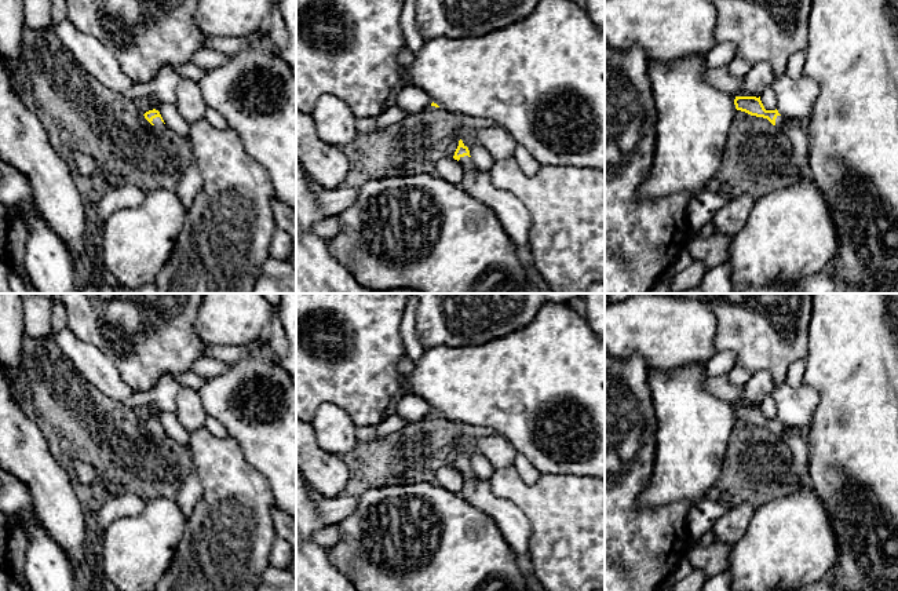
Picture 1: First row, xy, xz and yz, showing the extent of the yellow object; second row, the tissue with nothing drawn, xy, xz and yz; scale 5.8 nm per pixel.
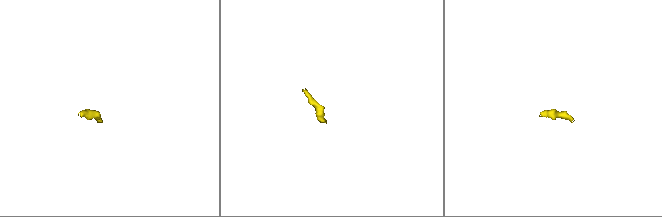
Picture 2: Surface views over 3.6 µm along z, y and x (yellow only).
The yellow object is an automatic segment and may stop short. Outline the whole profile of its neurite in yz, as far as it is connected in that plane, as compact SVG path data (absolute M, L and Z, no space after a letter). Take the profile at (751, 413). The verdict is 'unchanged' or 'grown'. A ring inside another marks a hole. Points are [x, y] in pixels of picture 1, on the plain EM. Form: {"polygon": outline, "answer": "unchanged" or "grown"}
{"polygon": "M735 405L734 413L737 419L745 420L751 424L767 427L773 434L780 438L784 437L785 426L778 422L778 419L766 419L760 405Z", "answer": "grown"}

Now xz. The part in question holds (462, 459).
{"polygon": "M461 448L459 449L459 455L457 455L456 460L455 460L453 467L457 468L461 474L464 474L464 475L467 475L470 478L475 477L475 473L474 473L474 470L471 468L471 464L470 464L470 459L463 452Z", "answer": "grown"}

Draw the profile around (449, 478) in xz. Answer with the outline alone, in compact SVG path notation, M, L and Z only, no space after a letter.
M442 467L437 471L434 484L449 492L460 493L463 489L463 474L455 467Z

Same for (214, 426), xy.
M207 416L205 428L216 438L227 437L227 430L224 426L215 417Z

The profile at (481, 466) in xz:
M472 453L468 459L475 475L481 479L490 481L494 474L494 468L490 462L481 453Z

